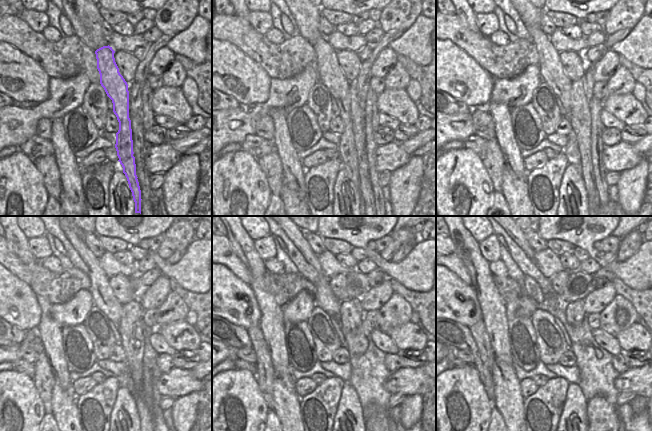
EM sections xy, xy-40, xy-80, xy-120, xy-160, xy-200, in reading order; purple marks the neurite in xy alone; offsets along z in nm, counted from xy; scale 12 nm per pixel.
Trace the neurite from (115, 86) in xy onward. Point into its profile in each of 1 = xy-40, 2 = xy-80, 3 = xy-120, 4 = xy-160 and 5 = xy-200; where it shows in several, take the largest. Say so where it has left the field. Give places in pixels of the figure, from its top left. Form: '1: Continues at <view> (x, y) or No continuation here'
1: Continues at xy-40 (329, 72)
2: Continues at xy-80 (552, 73)
3: Continues at xy-120 (103, 297)
4: Continues at xy-160 (324, 298)
5: Continues at xy-200 (518, 236).

